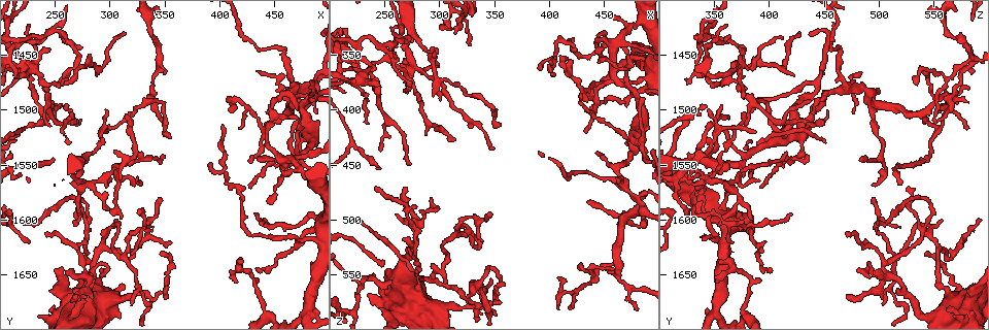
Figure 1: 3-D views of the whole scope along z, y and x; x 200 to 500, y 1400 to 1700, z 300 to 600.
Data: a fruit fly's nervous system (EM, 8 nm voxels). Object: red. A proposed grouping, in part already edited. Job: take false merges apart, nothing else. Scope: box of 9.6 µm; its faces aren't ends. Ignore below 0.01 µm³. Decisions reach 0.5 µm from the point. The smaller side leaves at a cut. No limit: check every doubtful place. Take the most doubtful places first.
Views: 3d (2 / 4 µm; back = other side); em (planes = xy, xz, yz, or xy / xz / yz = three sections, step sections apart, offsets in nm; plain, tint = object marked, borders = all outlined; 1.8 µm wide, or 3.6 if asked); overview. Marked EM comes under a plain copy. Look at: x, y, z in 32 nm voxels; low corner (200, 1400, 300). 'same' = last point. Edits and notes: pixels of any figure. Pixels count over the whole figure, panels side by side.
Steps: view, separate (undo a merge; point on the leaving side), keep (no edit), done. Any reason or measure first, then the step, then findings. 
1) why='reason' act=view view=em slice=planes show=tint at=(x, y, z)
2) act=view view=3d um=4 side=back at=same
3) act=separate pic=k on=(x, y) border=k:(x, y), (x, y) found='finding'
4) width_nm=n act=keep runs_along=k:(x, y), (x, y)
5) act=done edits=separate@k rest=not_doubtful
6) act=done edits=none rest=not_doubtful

why='four or more arms meet' act=view view=em slice=xy step=8 show=tint at=(228, 1460, 370)

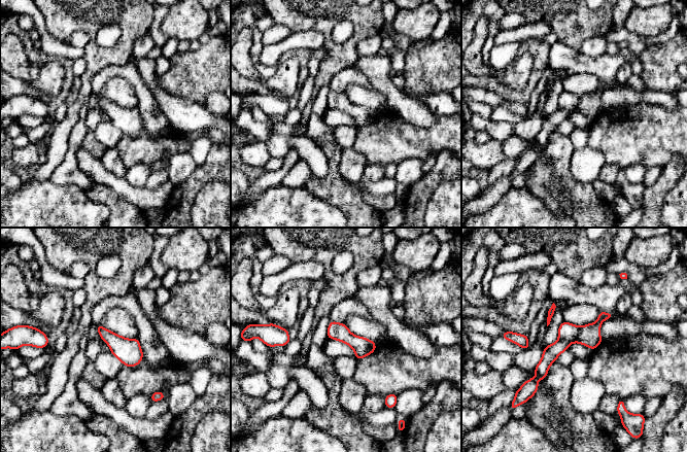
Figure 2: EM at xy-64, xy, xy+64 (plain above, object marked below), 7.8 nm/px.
why='cut it another way' act=view view=em slice=xz step=4 show=tint at=same

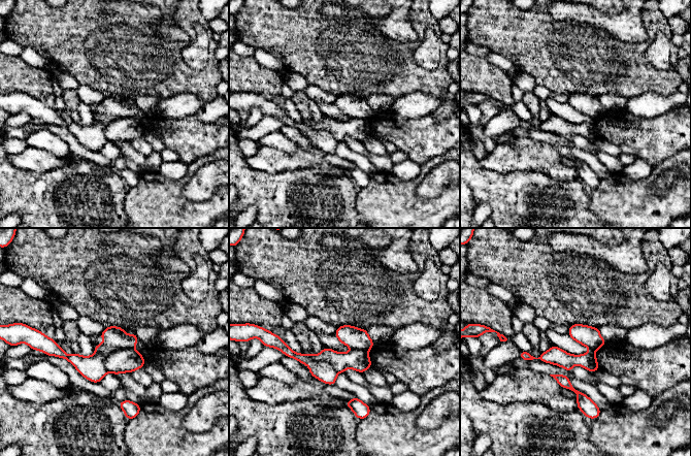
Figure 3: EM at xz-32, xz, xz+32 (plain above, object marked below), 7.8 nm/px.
width_nm=160 act=keep found='all the same neuron'

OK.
why='calibre changes' act=view view=3d um=2 at=(482, 1522, 416)

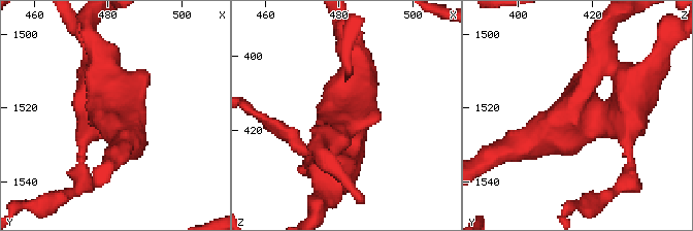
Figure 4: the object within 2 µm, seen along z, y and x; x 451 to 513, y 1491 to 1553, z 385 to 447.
act=view view=em slice=yz step=8 show=tint at=(483, 1523, 416)

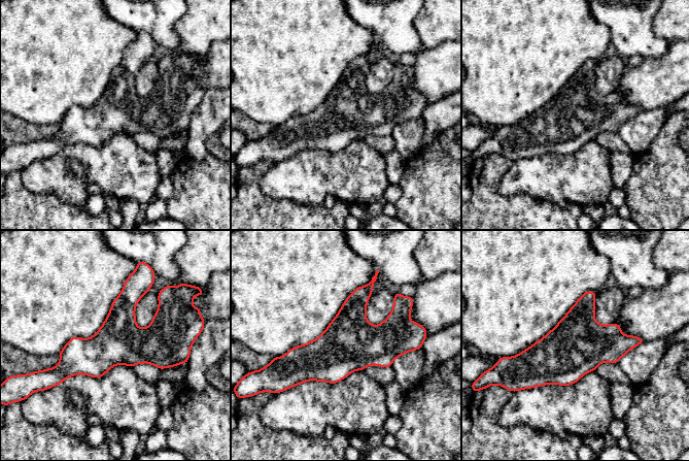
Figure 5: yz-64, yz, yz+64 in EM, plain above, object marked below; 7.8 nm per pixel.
act=view view=em slice=xy step=8 show=borders at=same

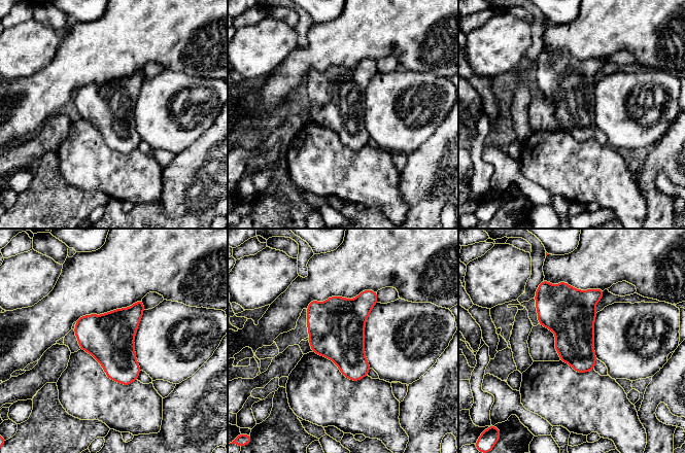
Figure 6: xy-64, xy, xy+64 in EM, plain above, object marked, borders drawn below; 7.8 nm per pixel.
width_nm=320 act=keep found='continuous, no second neuron'

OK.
why='a fork' act=view view=em slice=planes show=tint at=(224, 1434, 342)

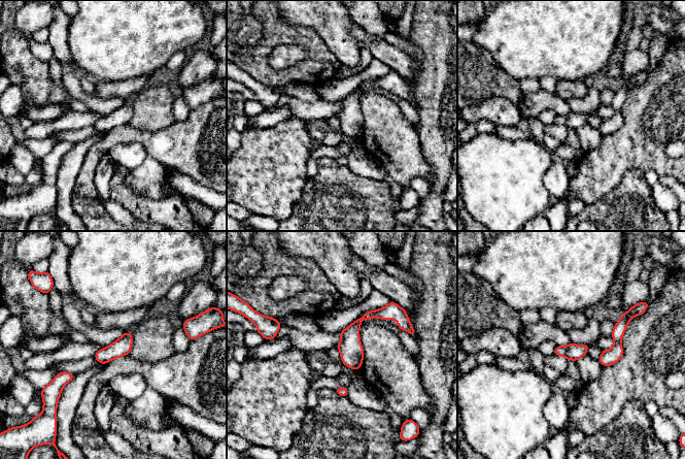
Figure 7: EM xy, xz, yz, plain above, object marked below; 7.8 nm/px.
act=keep runs_along=7:(400, 325), (390, 314), (365, 316), (344, 360) found='continuous, no second neuron'

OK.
why='a fork' act=view view=3d um=2 at=(254, 1430, 342)

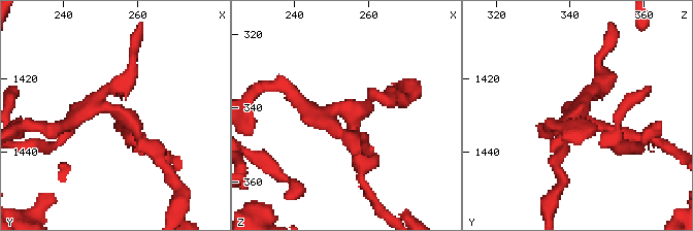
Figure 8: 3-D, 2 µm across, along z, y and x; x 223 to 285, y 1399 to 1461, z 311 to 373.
act=view view=em slice=planes show=tint at=(256, 1429, 341)

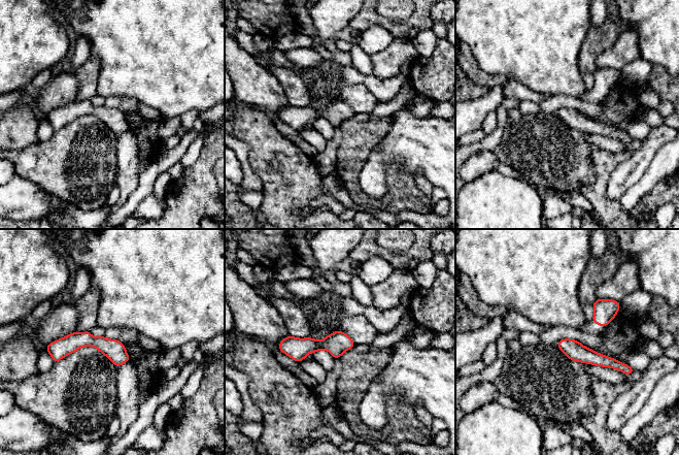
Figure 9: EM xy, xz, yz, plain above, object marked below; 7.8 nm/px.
act=keep runs_along=9:(49, 349), (96, 342), (126, 358) found='continuous, no second neuron'

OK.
why='three arms meet' act=view view=em slice=xy step=4 show=tint at=(276, 1564, 358)

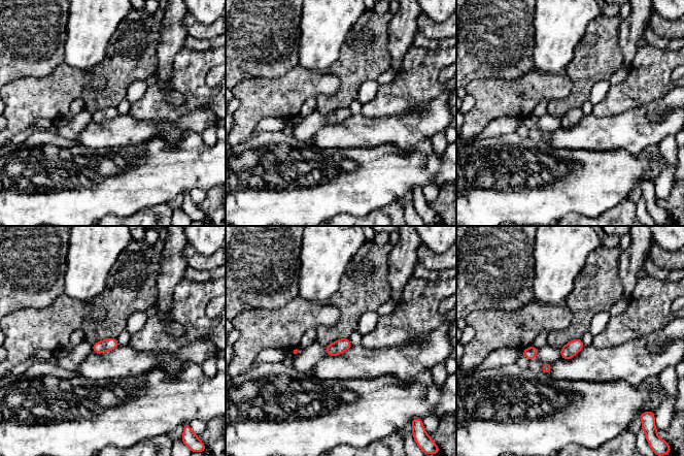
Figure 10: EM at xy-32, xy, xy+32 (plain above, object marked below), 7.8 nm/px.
why='cut it another way' act=view view=em slice=planes show=tint at=same

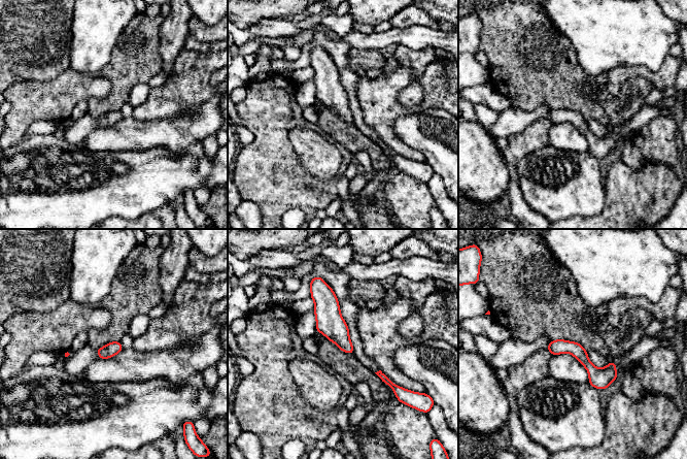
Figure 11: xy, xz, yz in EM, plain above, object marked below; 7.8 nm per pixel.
act=keep runs_along=11:(321, 287), (329, 322), (350, 351) found='all the same neuron'

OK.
act=done edits=none rest=not_doubtful

